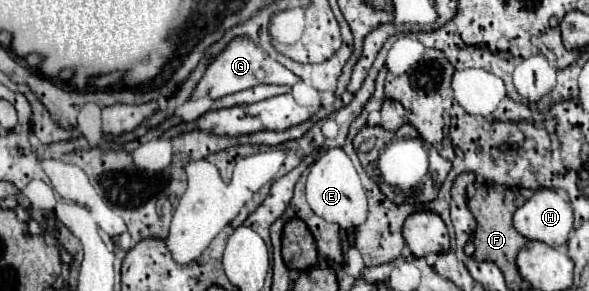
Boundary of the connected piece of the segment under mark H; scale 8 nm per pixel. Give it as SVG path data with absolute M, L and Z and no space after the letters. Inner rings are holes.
M537 189L535 195L515 211L515 229L525 239L563 247L573 229L573 209L553 189Z

